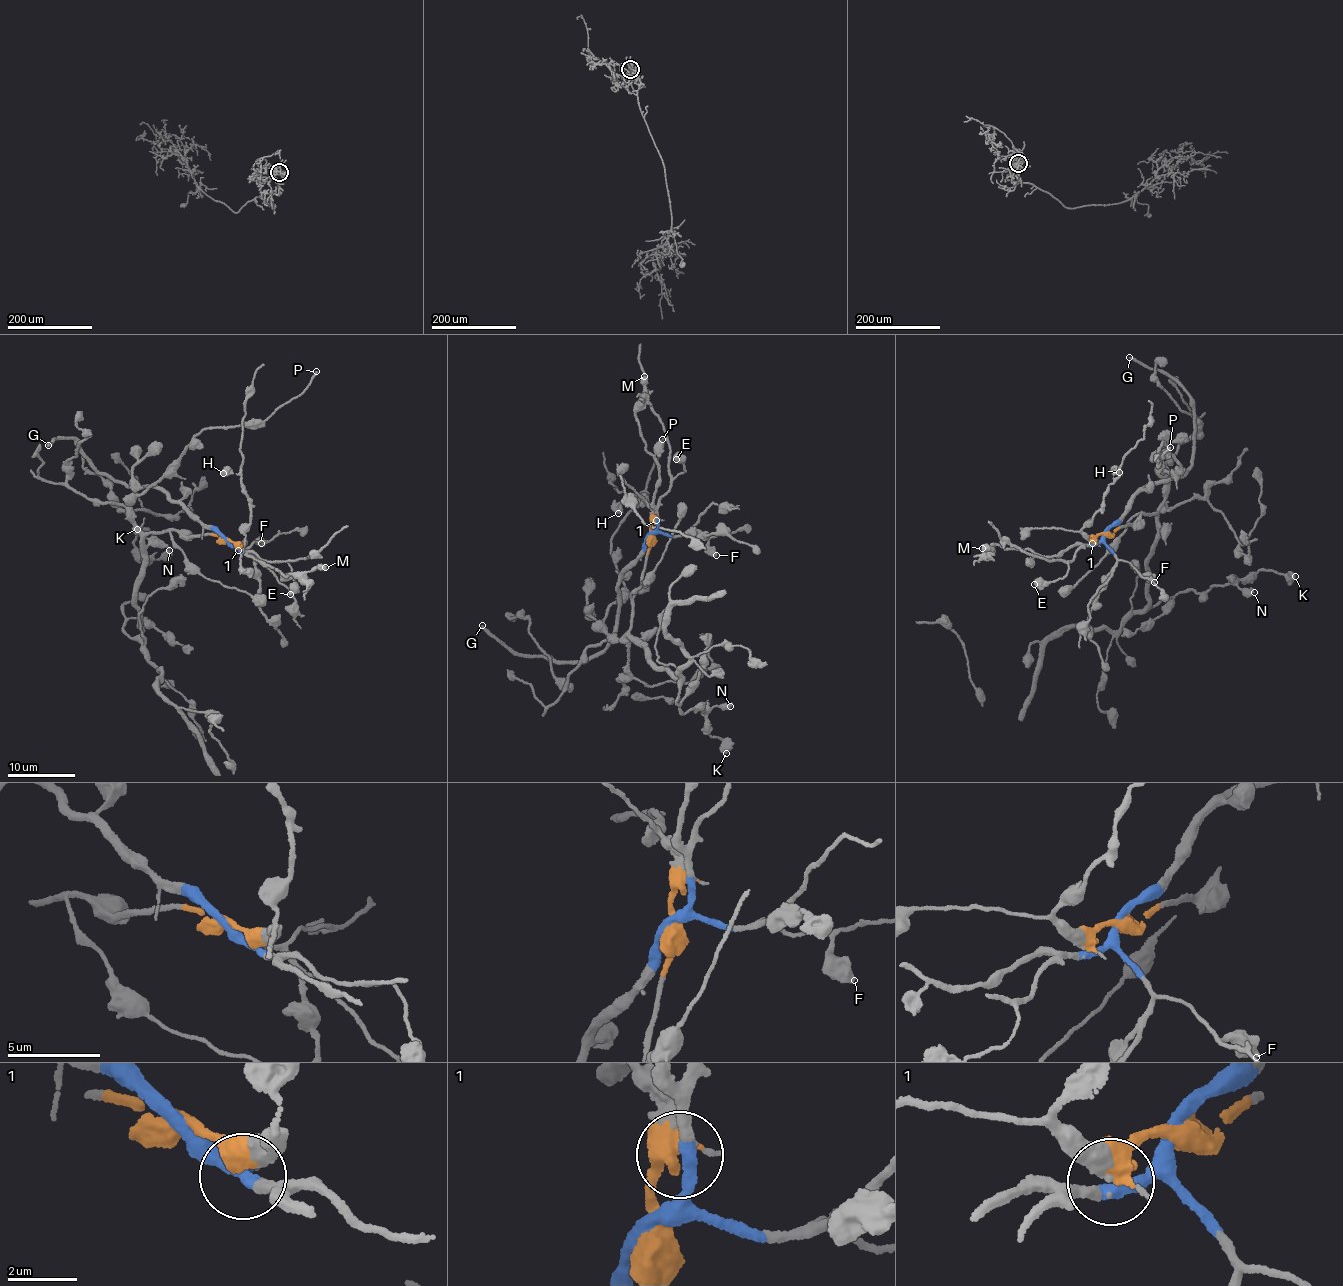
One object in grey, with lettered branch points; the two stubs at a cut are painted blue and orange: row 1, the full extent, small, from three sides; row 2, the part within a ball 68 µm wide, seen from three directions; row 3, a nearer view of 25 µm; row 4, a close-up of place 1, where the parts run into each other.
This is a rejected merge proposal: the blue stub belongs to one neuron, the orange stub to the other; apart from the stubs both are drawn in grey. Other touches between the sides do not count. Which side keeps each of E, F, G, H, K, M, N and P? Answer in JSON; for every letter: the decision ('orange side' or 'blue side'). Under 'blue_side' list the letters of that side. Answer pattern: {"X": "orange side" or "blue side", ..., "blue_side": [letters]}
{"E": "blue side", "F": "blue side", "G": "blue side", "H": "orange side", "K": "orange side", "M": "blue side", "N": "orange side", "P": "orange side", "blue_side": ["E", "F", "G", "M"]}

